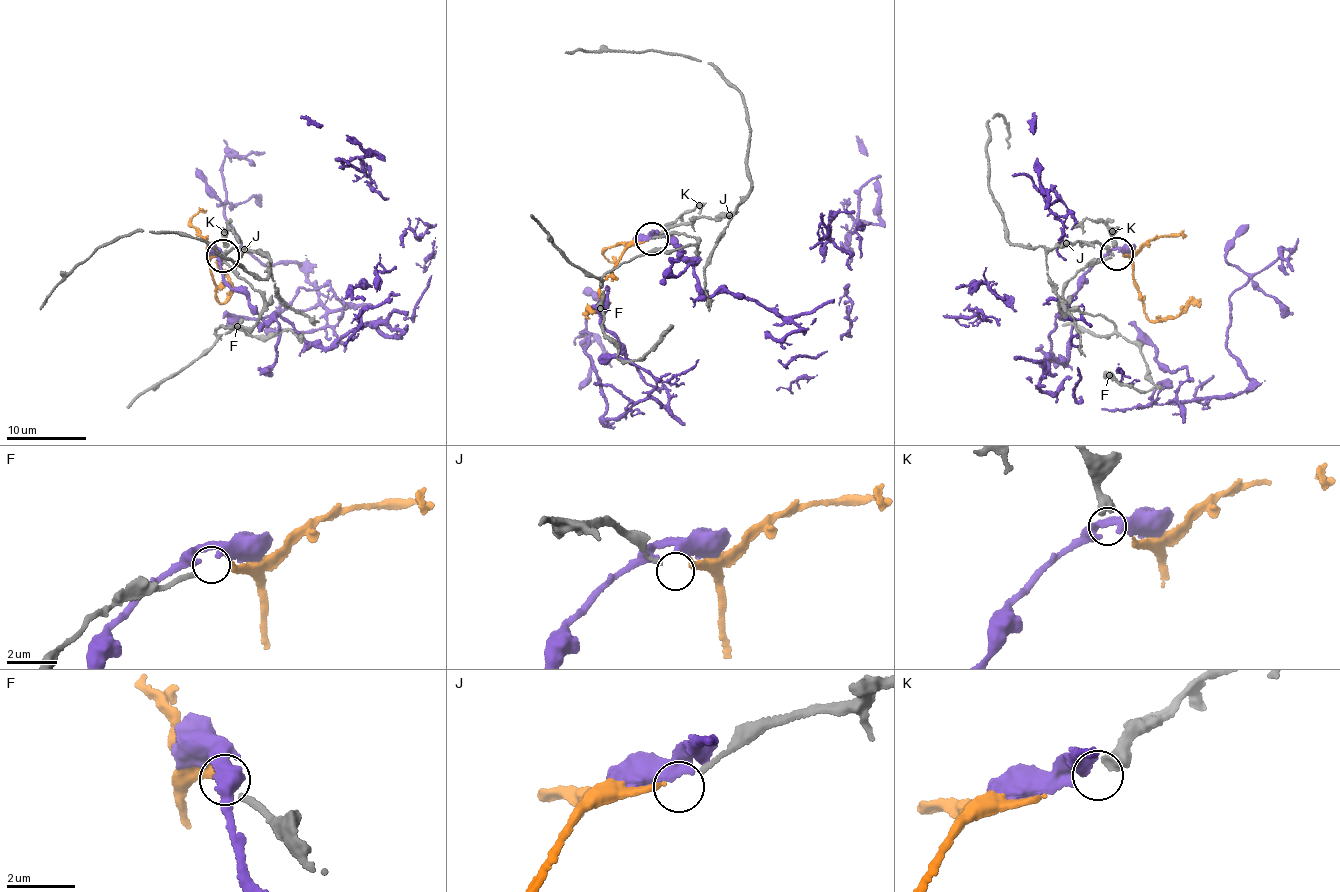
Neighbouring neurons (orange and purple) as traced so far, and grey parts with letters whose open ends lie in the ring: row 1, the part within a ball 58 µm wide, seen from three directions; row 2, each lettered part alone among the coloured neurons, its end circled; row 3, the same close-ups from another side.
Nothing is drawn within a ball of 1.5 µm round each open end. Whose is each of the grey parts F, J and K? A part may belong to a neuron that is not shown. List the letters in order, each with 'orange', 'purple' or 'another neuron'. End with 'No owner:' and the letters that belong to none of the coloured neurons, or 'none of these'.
F: another neuron
J: orange
K: purple
No owner: F

